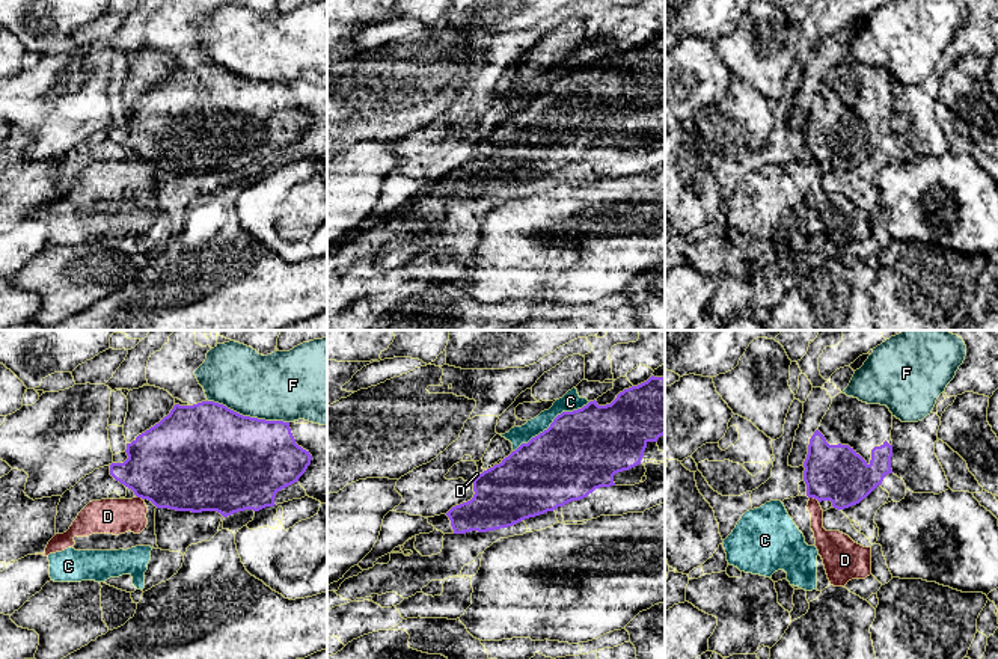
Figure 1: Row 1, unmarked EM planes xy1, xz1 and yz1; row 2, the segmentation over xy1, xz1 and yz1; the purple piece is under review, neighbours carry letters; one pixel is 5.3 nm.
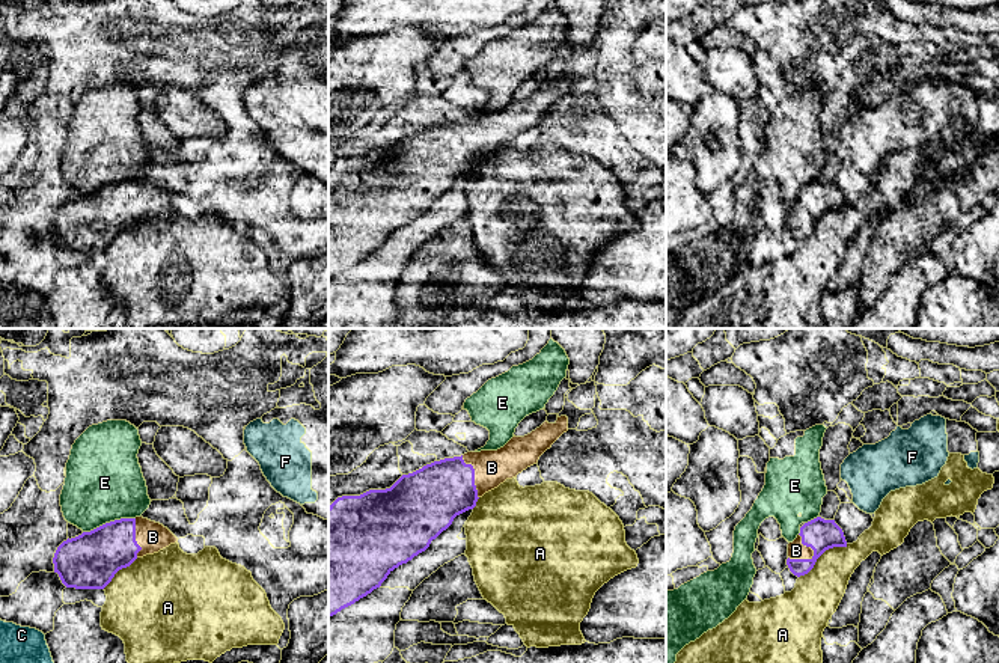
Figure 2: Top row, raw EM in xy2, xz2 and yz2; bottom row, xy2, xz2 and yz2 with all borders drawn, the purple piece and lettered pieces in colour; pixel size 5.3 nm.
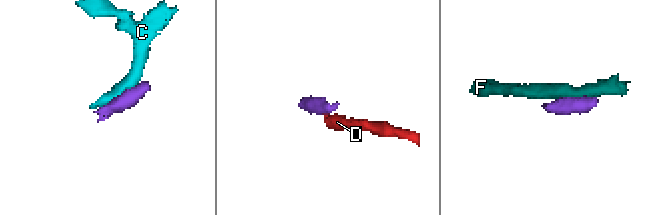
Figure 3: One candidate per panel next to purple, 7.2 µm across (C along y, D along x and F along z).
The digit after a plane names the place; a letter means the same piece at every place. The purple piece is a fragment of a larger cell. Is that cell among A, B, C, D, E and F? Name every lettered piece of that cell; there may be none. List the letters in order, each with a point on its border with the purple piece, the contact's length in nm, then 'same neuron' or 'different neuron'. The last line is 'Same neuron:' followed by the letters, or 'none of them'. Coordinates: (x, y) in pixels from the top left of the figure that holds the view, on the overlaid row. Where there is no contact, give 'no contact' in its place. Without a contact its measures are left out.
A: meets purple in yz2 at (821, 553); contact 320 nm long; different neuron
B: meets purple in yz2 at (808, 546); contact 160 nm long; same neuron
C: meets purple in xz1 at (552, 422); contact 500 nm long; different neuron
D: meets purple in yz1 at (814, 498); contact 60 nm long; different neuron
E: meets purple in xy2 at (110, 522); contact 300 nm long; different neuron
F: meets purple in xy1 at (249, 416); contact 440 nm long; different neuron
Same neuron: B

